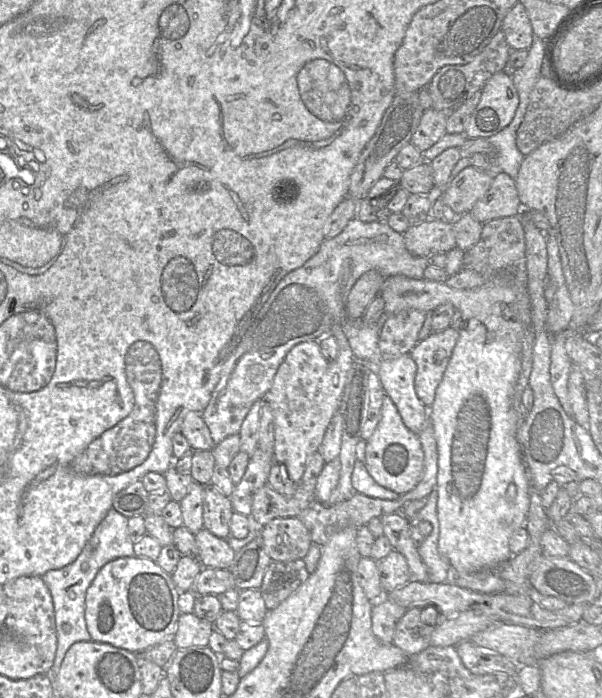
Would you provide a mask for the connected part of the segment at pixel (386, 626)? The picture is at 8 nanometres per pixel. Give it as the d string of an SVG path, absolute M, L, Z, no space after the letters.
M386 594L373 603L371 613L373 633L380 642L392 643L396 625L407 608L388 599Z

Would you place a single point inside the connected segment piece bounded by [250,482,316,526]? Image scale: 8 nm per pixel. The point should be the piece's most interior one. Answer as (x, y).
(267, 504)

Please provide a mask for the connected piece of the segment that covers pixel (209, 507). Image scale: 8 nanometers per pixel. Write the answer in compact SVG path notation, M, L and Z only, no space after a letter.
M205 485L203 502L203 528L213 535L226 539L230 535L230 520L234 512L230 497L212 485Z

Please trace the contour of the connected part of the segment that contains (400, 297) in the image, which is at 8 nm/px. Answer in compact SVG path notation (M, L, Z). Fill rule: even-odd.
M394 275L385 278L380 295L385 302L384 312L387 315L408 309L433 312L446 303L461 312L463 322L457 343L436 389L434 402L429 407L429 420L437 442L438 550L459 574L494 568L512 557L509 540L517 529L525 527L531 502L529 476L518 441L518 430L525 410L520 404L520 396L517 397L522 338L532 325L528 292L516 292L508 284L454 289L445 282ZM510 484L516 486L513 501L507 501L505 497Z

